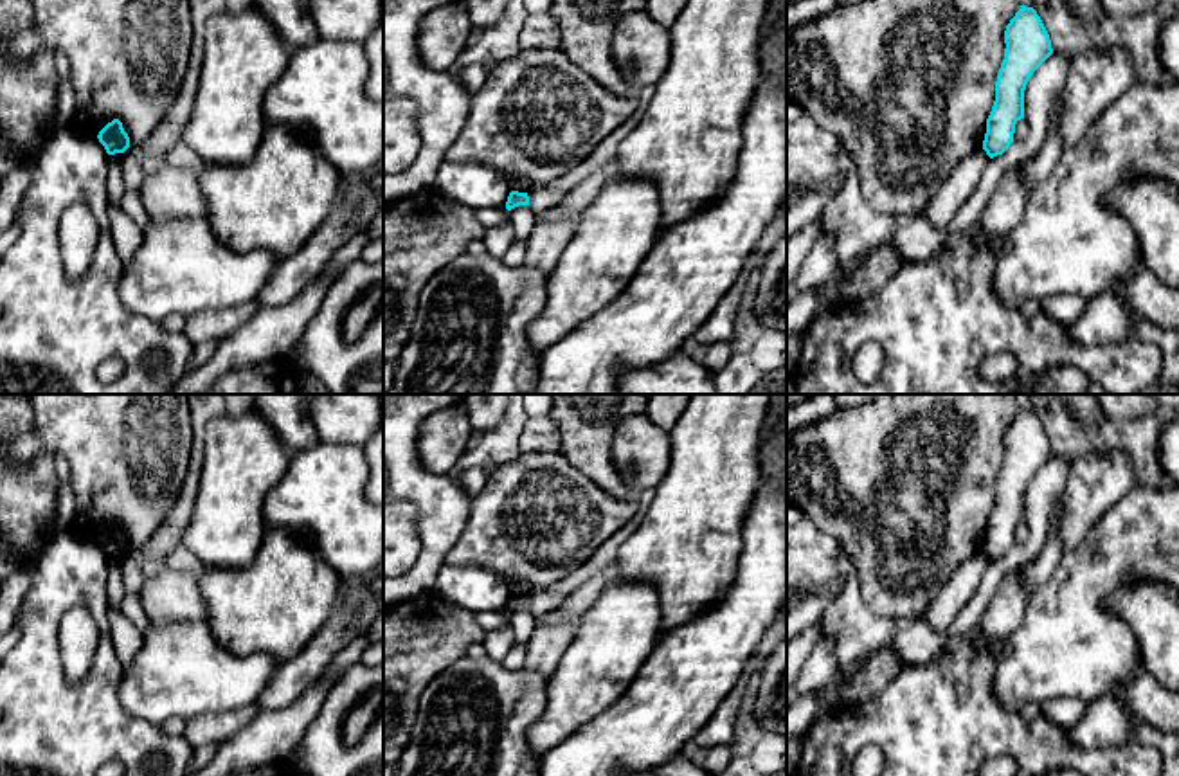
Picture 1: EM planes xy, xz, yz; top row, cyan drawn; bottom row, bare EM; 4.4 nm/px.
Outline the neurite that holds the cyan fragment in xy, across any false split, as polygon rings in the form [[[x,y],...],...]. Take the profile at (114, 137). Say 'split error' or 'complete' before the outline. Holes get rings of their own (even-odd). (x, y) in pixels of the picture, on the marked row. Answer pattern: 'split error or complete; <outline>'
complete; [[[119,119],[108,122],[97,135],[108,155],[124,153],[130,148],[130,137]]]

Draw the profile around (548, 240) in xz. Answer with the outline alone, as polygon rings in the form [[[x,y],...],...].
[[[581,211],[556,220],[538,220],[526,241],[524,265],[549,275],[578,229],[580,218]]]

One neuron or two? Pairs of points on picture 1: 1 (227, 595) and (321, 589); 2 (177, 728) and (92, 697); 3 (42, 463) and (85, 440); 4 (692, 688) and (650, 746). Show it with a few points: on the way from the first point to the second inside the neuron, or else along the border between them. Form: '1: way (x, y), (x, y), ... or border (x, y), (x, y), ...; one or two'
1: way (251, 595), (287, 595), (297, 591); one
2: border (159, 726), (171, 735), (182, 737); two
3: border (56, 454), (42, 451), (35, 458); two
4: way (677, 703), (650, 731); one

